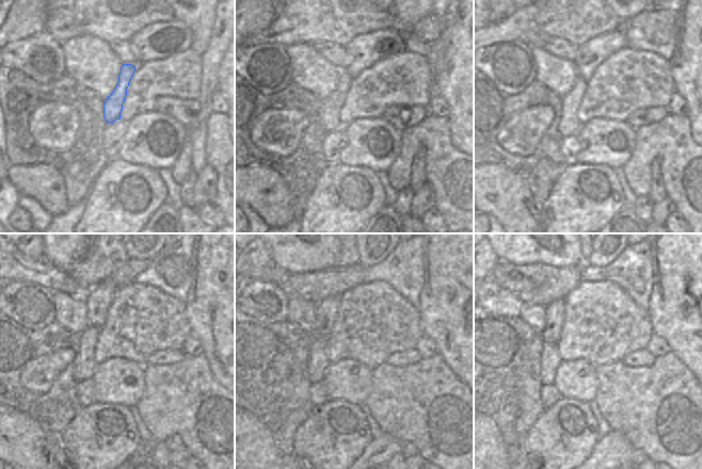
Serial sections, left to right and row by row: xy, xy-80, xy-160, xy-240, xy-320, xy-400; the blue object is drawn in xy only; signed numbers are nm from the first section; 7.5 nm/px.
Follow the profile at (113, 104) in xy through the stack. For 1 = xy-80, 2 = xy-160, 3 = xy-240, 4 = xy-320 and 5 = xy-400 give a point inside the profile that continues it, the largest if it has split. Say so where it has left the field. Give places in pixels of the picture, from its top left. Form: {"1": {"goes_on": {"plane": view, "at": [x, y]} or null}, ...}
{"1": {"goes_on": {"plane": "xy-80", "at": [334, 103]}}, "2": {"goes_on": {"plane": "xy-160", "at": [569, 125]}}, "3": {"goes_on": {"plane": "xy-240", "at": [85, 367]}}, "4": {"goes_on": {"plane": "xy-320", "at": [318, 362]}}, "5": {"goes_on": {"plane": "xy-400", "at": [551, 359]}}}

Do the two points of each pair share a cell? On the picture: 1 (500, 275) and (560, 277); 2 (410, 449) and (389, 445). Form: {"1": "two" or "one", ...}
{"1": "one", "2": "two"}

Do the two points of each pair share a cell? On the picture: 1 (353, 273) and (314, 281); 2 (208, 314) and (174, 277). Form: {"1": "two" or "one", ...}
{"1": "one", "2": "two"}

